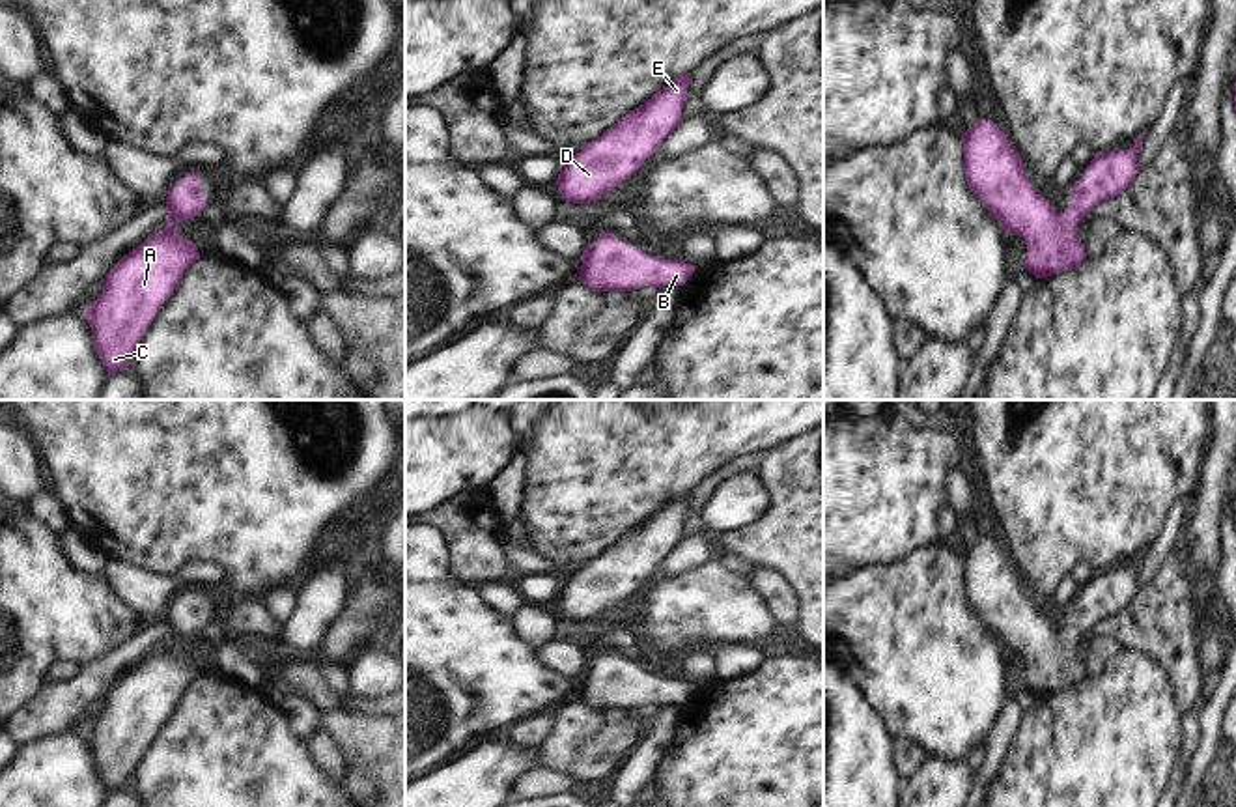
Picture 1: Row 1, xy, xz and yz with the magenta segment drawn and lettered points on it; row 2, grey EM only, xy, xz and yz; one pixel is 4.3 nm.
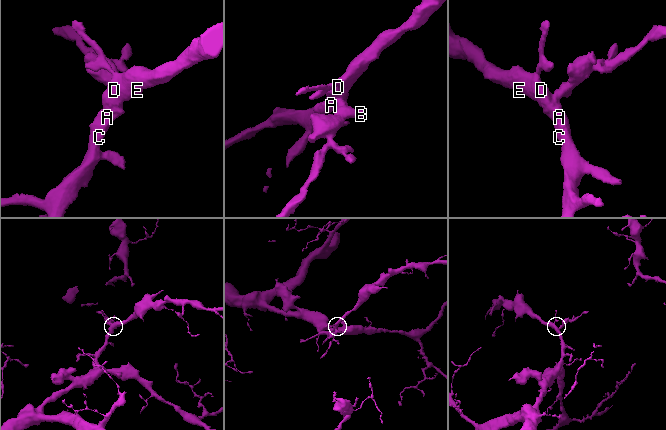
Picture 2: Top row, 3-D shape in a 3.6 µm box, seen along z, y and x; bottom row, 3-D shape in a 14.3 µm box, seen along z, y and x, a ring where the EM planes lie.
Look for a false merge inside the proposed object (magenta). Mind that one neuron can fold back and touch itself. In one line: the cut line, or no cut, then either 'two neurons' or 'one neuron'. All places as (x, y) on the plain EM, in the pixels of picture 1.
no cut; one neuron

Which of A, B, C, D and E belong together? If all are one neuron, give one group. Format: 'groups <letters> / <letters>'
groups A B C D E

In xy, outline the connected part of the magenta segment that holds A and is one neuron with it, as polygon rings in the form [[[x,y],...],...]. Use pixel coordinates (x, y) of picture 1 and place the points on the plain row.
[[[189,590],[166,615],[164,646],[125,672],[103,699],[101,715],[84,727],[93,768],[108,794],[129,788],[129,779],[157,730],[183,691],[202,676],[196,661],[176,652],[176,643],[200,633],[205,622],[200,590]]]

